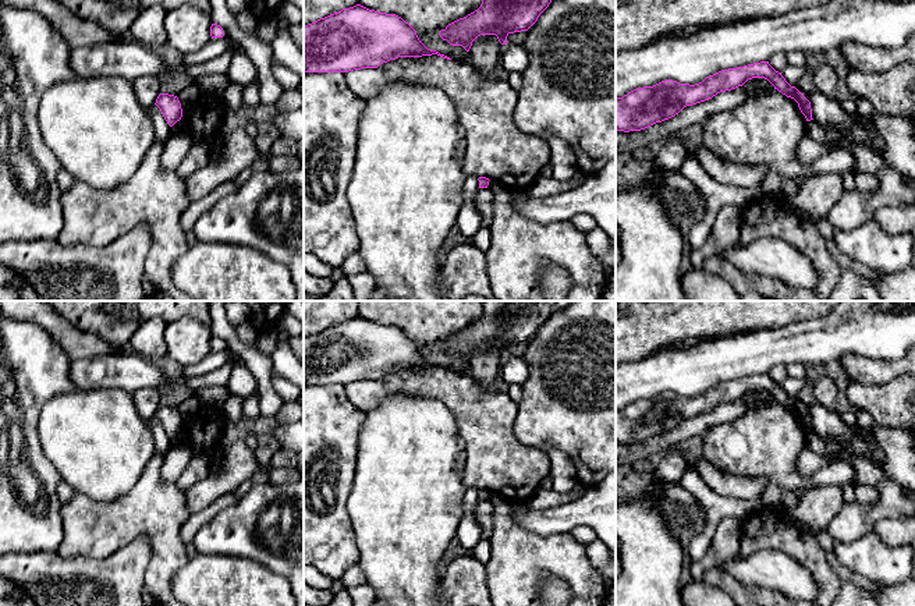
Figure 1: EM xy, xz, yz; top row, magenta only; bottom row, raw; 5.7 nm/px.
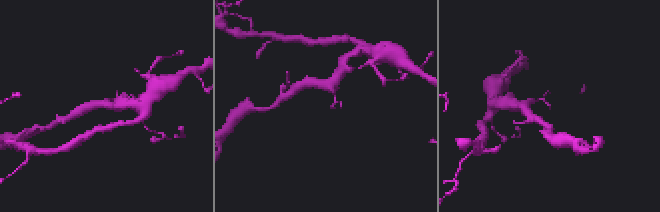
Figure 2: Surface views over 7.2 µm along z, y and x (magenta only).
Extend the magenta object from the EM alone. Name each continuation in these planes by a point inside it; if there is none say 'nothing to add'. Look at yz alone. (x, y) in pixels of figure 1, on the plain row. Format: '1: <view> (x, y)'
nothing to add

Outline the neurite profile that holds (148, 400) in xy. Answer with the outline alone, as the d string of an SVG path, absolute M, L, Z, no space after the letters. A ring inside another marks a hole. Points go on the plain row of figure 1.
M146 387L134 393L134 403L142 419L149 424L160 407L160 394L156 389Z

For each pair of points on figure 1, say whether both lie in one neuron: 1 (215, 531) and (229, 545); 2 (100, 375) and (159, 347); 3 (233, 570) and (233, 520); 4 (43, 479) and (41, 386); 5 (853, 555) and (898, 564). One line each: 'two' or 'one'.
1: one
2: two
3: two
4: one
5: one

